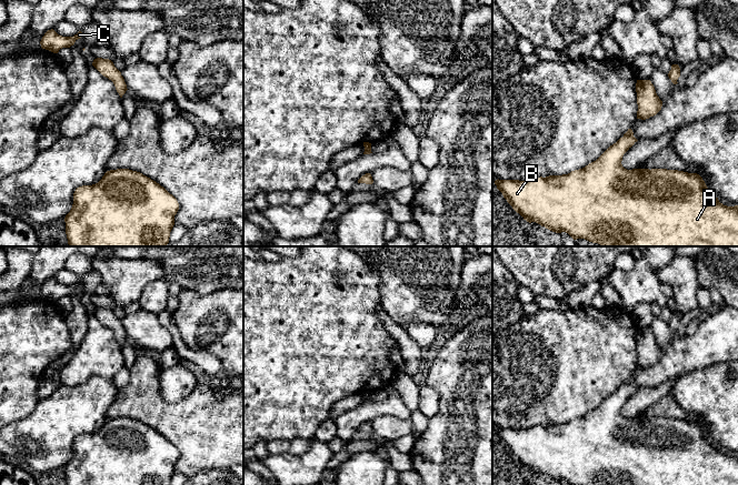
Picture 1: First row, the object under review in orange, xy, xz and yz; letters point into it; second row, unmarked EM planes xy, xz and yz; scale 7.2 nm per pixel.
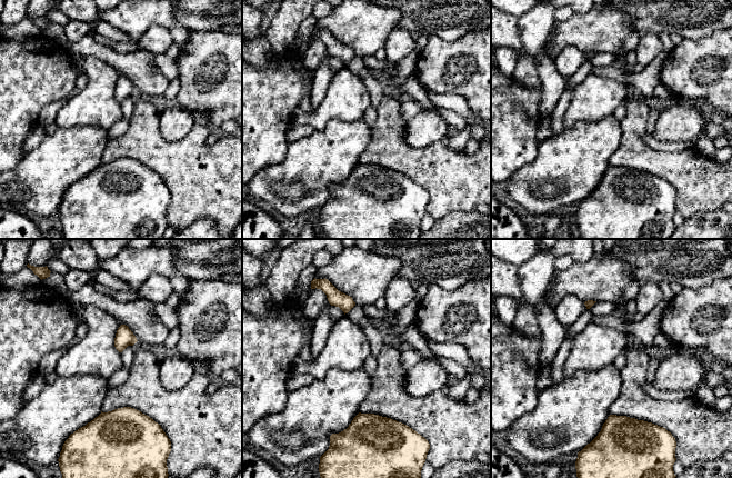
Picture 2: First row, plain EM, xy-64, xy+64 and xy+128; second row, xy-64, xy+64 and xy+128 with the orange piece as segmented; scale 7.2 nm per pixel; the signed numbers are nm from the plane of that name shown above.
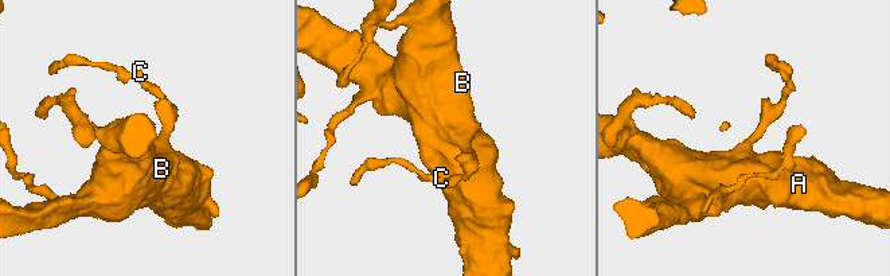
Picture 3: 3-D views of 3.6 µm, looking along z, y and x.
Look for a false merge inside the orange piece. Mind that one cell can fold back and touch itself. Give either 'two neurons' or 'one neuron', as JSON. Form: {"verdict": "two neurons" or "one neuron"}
{"verdict": "one neuron"}

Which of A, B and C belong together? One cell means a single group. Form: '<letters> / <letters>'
A B C

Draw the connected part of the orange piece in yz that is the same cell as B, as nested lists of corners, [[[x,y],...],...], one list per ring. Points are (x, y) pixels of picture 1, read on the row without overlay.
[[[628,377],[622,386],[582,417],[527,430],[498,427],[495,433],[523,468],[570,485],[738,485],[738,454],[720,452],[699,423],[667,417],[625,417],[622,405],[637,390]]]

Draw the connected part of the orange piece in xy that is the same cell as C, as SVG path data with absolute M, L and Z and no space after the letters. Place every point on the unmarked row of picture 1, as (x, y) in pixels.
M53 277L48 279L42 285L40 293L42 297L49 299L53 302L58 302L62 296L70 296L74 291L82 285L82 281L79 280L73 285L62 285L58 283Z

